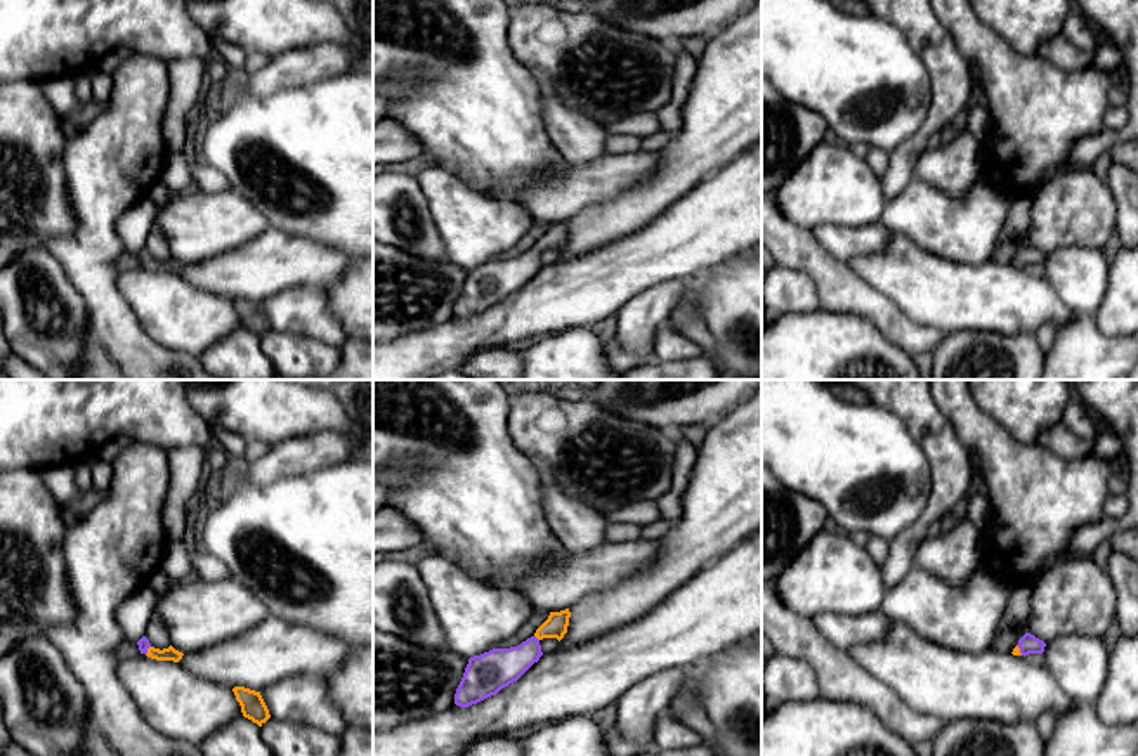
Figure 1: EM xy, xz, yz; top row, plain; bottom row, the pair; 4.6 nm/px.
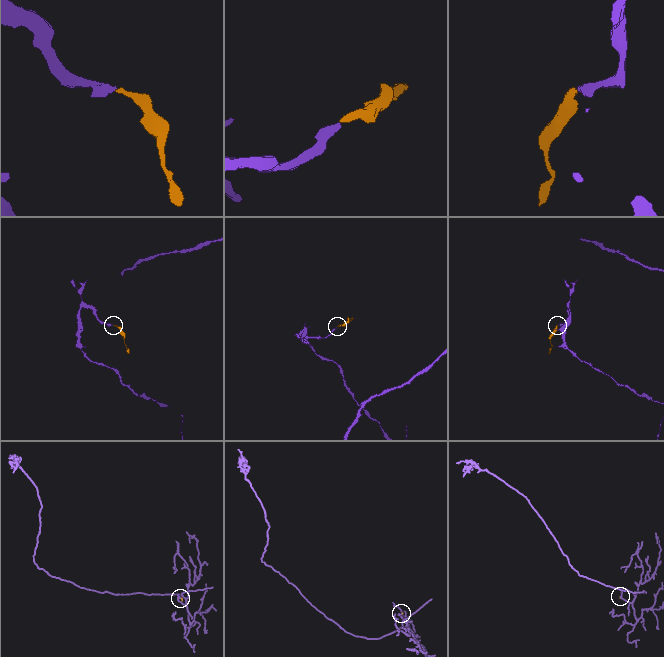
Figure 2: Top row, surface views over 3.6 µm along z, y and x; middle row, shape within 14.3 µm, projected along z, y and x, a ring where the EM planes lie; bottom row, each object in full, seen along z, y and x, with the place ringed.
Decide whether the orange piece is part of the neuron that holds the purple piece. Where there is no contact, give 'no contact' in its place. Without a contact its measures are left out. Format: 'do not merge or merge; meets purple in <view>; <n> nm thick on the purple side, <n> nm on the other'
merge; meets purple in xz; 190 nm thick on the purple side, 110 nm on the other

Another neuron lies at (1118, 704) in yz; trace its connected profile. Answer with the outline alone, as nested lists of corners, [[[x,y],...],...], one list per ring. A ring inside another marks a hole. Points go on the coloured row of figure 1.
[[[1121,636],[1107,666],[1096,713],[1109,725],[1138,721],[1138,636]]]

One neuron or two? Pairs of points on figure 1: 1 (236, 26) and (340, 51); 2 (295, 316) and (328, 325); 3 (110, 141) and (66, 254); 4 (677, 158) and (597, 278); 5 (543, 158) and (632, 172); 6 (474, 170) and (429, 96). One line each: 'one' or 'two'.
1: two
2: one
3: one
4: two
5: two
6: one

